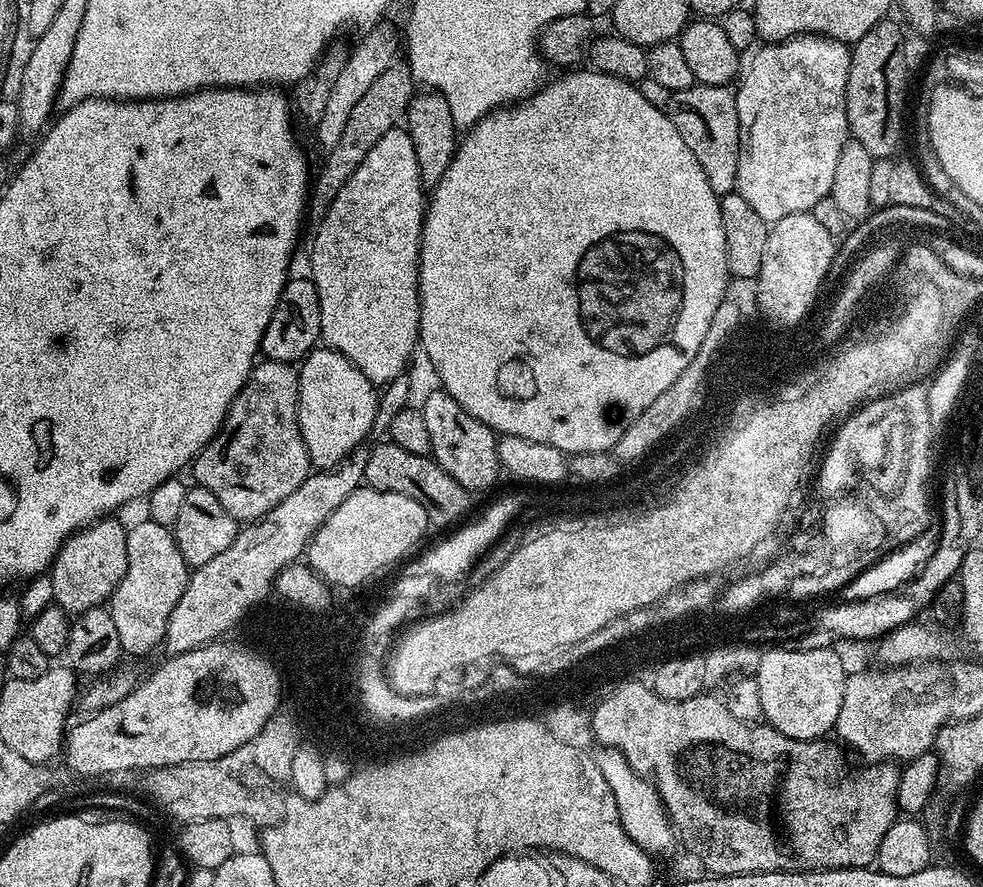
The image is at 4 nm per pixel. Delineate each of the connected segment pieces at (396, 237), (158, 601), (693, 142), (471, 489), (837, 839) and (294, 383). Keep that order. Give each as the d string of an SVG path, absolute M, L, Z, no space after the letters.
M397 126L378 138L374 146L362 158L360 165L349 174L348 181L342 190L338 190L338 196L328 207L328 212L319 217L320 229L312 240L312 271L310 277L316 284L318 302L321 308L321 328L319 339L327 347L341 352L366 378L376 386L387 386L394 380L401 379L405 375L404 367L412 356L412 351L417 351L420 339L420 231L424 225L424 210L426 207L426 189L420 182L418 160L415 158L414 145L407 131Z
M144 518L141 524L129 527L127 533L128 565L122 582L112 593L110 611L121 649L127 655L129 652L132 656L144 656L163 645L168 619L188 585L190 565L182 558L182 550L178 550L173 529Z
M696 84L679 93L678 100L684 103L682 131L688 141L688 149L698 158L698 166L706 174L710 186L722 197L736 191L738 158L740 157L740 123L736 93L729 85Z
M443 390L430 393L424 400L424 408L419 409L419 414L426 422L428 450L432 459L435 460L438 466L442 466L442 470L446 470L446 474L450 474L450 478L454 478L454 482L458 482L458 486L462 486L470 494L484 492L487 488L495 486L496 479L501 479L502 476L502 469L497 462L497 433L482 422L478 422L466 410L462 410L462 406L458 406L458 402L454 402L454 398L450 398L450 394Z
M788 736L785 743L787 748L783 762L786 770L778 794L778 810L781 819L784 818L788 823L793 855L798 860L800 858L803 867L815 871L871 867L876 861L878 847L882 844L886 831L898 816L896 796L900 785L899 767L892 762L872 762L864 766L868 768L862 768L853 776L846 776L840 781L838 771L844 764L842 752L830 740L798 740Z
M278 360L257 363L228 407L219 432L192 461L193 481L210 490L236 521L259 520L274 510L282 498L294 494L313 471L306 442L302 442L299 409L297 369Z

